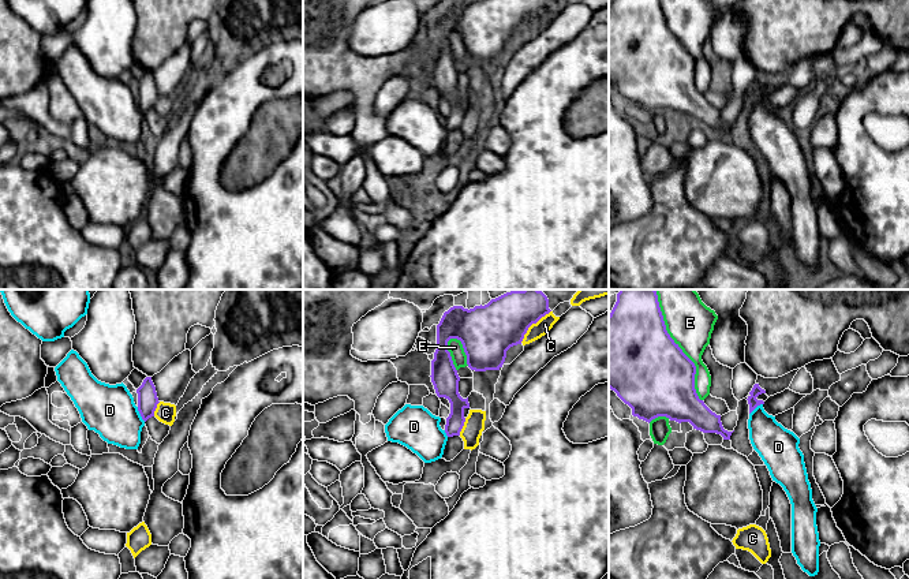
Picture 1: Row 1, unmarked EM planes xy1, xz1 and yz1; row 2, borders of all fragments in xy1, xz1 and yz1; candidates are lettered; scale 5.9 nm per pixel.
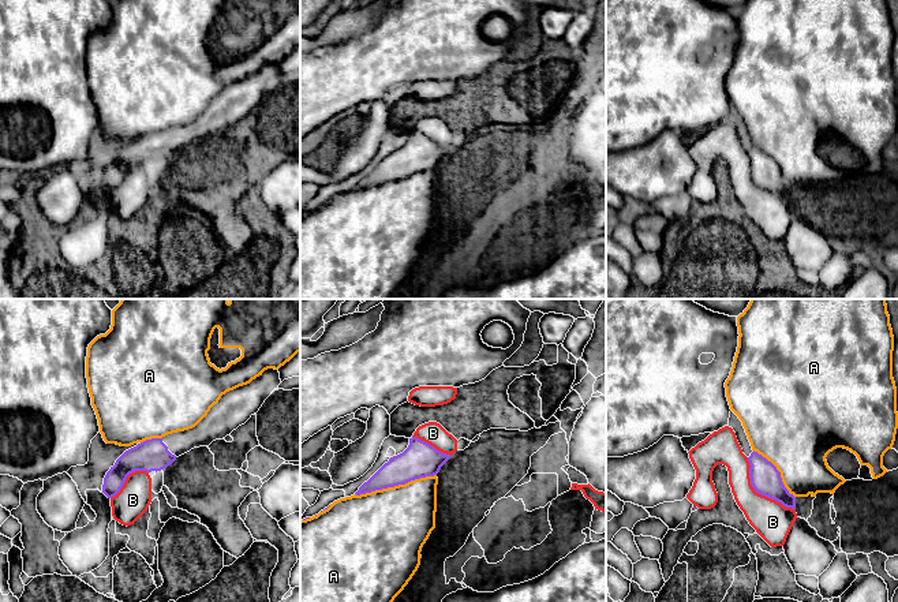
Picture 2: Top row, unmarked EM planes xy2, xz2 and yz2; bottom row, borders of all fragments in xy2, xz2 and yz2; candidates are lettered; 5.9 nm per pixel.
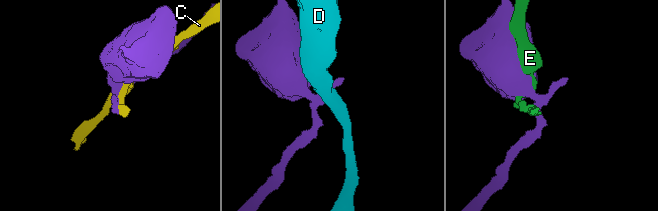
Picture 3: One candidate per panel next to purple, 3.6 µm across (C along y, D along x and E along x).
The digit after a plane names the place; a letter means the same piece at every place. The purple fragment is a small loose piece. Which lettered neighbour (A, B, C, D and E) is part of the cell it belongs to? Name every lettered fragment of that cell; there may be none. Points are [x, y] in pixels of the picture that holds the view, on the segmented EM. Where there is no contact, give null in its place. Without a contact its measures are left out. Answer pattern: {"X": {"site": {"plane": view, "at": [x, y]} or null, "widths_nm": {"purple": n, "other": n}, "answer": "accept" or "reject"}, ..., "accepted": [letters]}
{"A": {"site": {"plane": "xz2", "at": [395, 485]}, "widths_nm": {"purple": 200, "other": 440}, "answer": "reject"}, "B": {"site": {"plane": "yz2", "at": [759, 493]}, "widths_nm": {"purple": 180, "other": 220}, "answer": "reject"}, "C": {"site": {"plane": "xz1", "at": [532, 322]}, "widths_nm": {"purple": 300, "other": 90}, "answer": "reject"}, "D": {"site": {"plane": "xy1", "at": [139, 413]}, "widths_nm": {"purple": 120, "other": 300}, "answer": "reject"}, "E": {"site": {"plane": "yz1", "at": [677, 346]}, "widths_nm": {"purple": 460, "other": 280}, "answer": "reject"}, "accepted": []}

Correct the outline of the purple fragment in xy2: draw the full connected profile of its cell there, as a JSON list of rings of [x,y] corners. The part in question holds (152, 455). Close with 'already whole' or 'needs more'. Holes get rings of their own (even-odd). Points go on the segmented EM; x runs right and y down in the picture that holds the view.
[[[267,369],[250,384],[222,395],[195,427],[162,438],[146,440],[126,450],[106,472],[102,493],[112,498],[120,491],[130,474],[161,471],[191,449],[209,446],[213,441],[231,435],[259,411],[280,384],[278,370]]]; needs more

